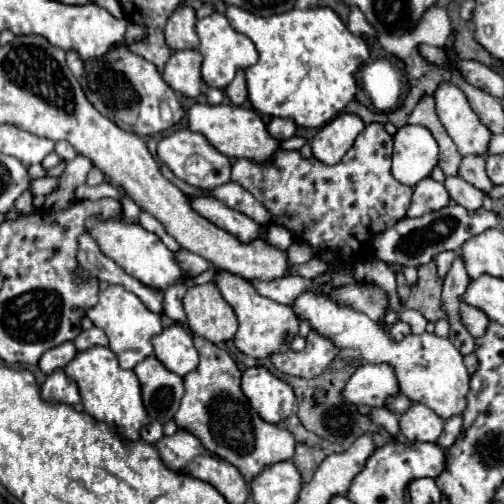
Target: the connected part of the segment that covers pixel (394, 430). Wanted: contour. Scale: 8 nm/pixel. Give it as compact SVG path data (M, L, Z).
M372 408L372 412L368 414L368 418L374 424L386 428L390 434L398 434L398 418L392 412L388 412L386 408Z

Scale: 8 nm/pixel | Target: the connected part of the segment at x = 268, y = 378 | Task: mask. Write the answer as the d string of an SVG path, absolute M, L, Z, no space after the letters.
M262 366L248 368L242 374L242 392L260 418L270 424L280 424L292 414L296 400L292 388Z

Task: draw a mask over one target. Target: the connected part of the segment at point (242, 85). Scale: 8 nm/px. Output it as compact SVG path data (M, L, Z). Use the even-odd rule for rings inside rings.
M238 70L236 72L236 78L232 80L232 84L226 86L224 94L230 98L232 104L240 106L248 100L248 92L246 92L246 78L244 78L244 70Z

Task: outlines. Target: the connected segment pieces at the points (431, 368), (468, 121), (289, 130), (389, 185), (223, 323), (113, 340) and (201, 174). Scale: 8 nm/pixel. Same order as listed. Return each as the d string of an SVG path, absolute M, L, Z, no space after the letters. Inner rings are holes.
M314 292L300 294L296 302L292 302L292 310L300 320L310 322L312 330L332 340L336 348L358 350L360 358L366 360L368 364L388 362L396 372L398 386L412 402L426 404L442 418L450 418L464 412L470 376L466 372L462 354L454 348L454 344L448 338L440 338L436 334L424 332L418 336L408 334L400 342L396 342L390 338L390 334L382 330L380 322L374 322L366 314L356 312L348 306L340 306L332 298Z
M442 82L434 98L438 118L454 140L458 152L462 156L486 156L492 132L474 114L464 92L452 82Z
M270 118L266 126L268 126L268 132L270 132L276 140L292 138L294 132L296 132L296 124L294 124L292 120L286 120L286 118Z
M368 124L356 138L354 146L348 150L348 154L334 166L328 166L316 158L302 158L300 152L292 150L276 150L272 156L272 162L260 164L252 162L248 158L240 158L232 166L232 182L240 184L244 190L248 190L262 206L268 208L272 214L272 224L286 228L294 236L302 238L308 242L308 246L314 250L318 258L322 258L332 272L332 278L322 284L322 292L330 292L340 286L348 286L358 282L352 274L352 266L356 260L366 256L370 252L372 238L388 228L392 228L400 218L406 216L410 198L412 198L412 188L400 184L392 172L392 136L384 130L384 124Z
M216 284L190 286L184 296L184 310L190 330L214 344L234 338L238 330L236 314Z
M110 284L108 288L100 290L100 300L96 306L92 306L86 316L94 322L94 326L102 328L110 340L110 350L118 356L118 362L122 368L134 368L138 362L148 358L154 348L152 348L152 336L162 332L162 322L160 316L150 312L136 294L124 290L122 286Z
M182 128L166 138L160 140L158 144L158 158L186 184L198 186L202 190L212 190L220 184L230 182L230 158L220 154L214 146L210 146L210 142L202 136L196 134L188 128Z

